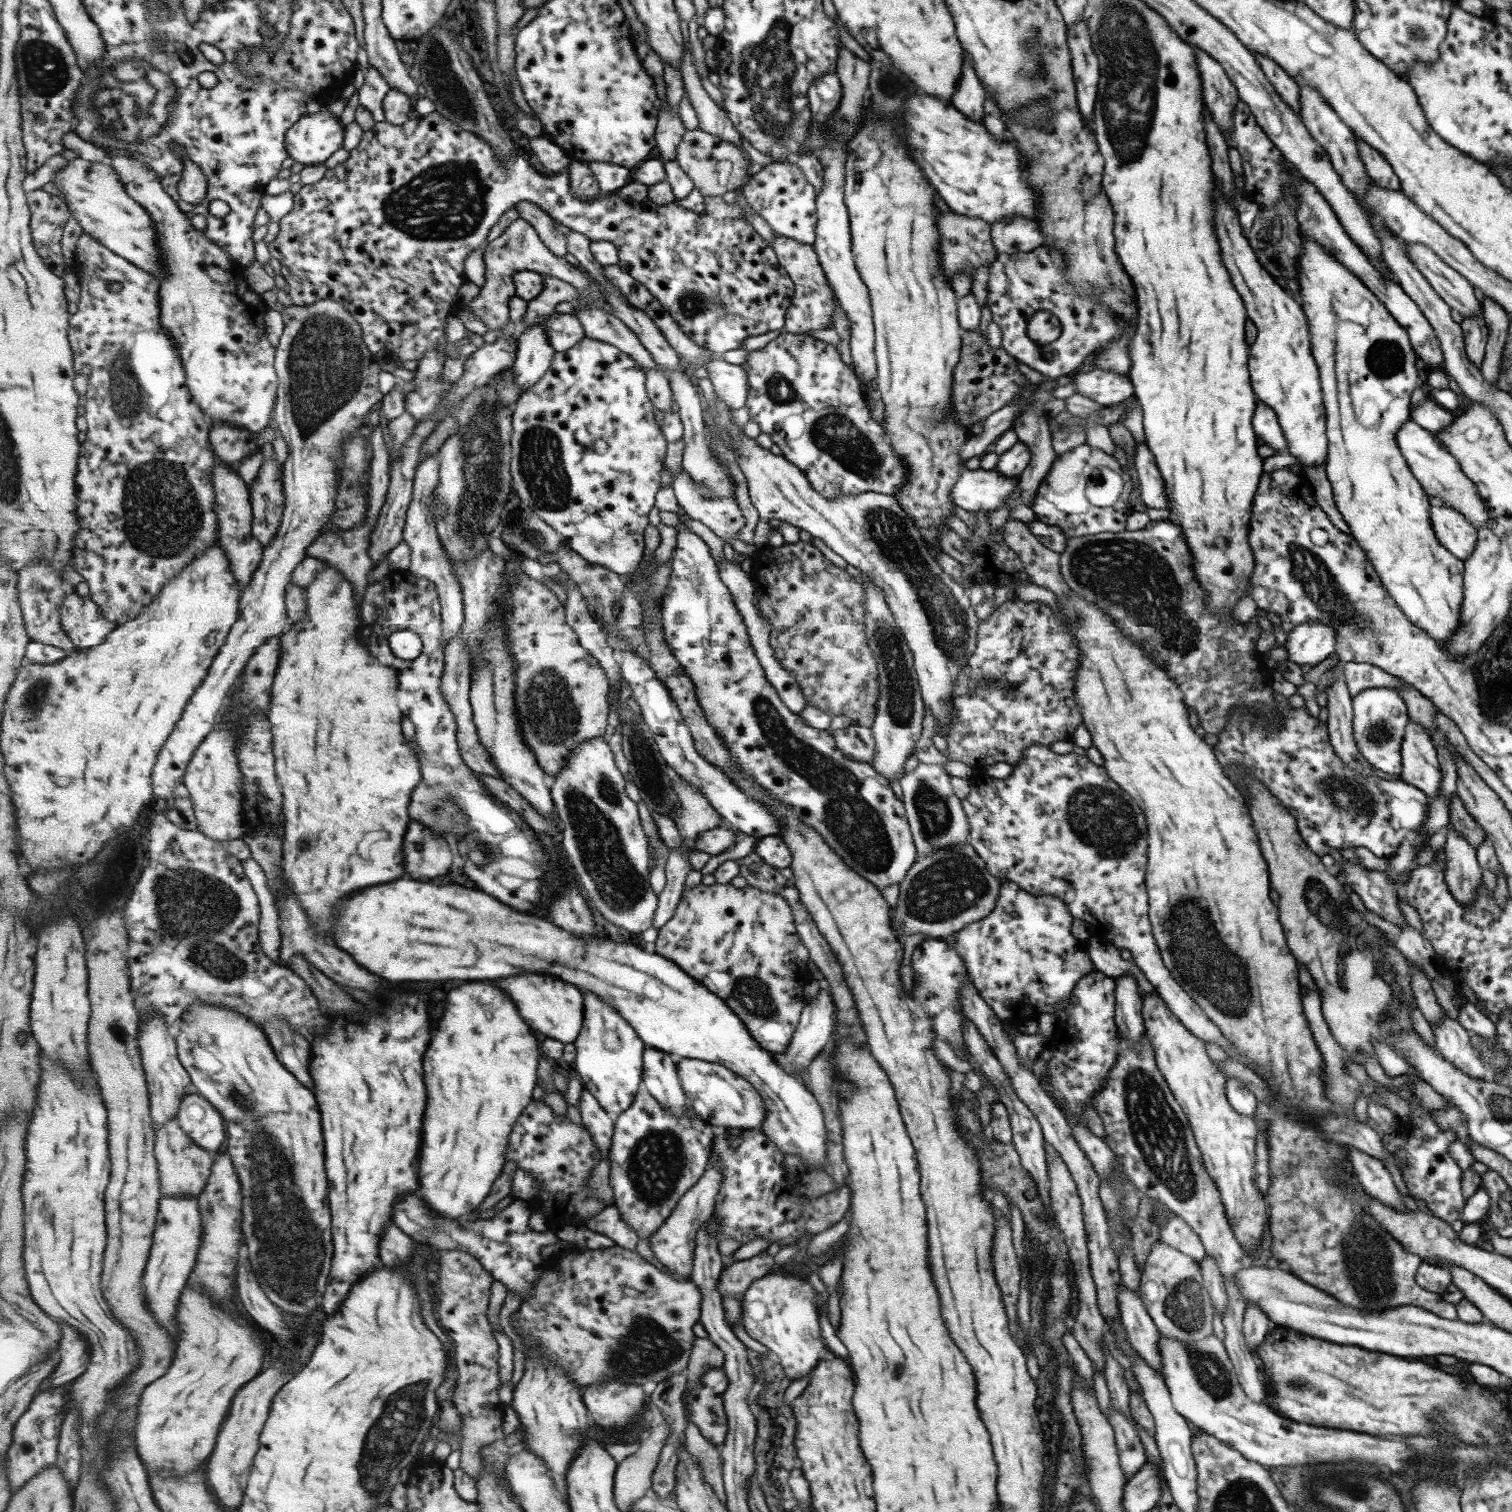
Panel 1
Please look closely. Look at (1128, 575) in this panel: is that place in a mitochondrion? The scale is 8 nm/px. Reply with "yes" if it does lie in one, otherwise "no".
yes

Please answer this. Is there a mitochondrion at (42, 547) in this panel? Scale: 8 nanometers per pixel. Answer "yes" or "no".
no

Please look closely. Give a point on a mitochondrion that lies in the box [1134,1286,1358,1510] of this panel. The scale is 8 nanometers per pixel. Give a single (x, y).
(1212, 1377)

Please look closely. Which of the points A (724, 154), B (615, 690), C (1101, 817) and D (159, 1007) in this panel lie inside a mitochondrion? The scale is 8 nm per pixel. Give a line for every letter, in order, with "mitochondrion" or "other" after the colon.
A: other
B: other
C: mitochondrion
D: other

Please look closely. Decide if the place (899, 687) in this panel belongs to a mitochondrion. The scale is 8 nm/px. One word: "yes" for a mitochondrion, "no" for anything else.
yes

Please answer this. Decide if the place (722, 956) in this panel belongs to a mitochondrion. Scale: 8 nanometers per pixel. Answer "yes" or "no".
no

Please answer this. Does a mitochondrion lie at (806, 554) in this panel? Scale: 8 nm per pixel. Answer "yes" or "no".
no

